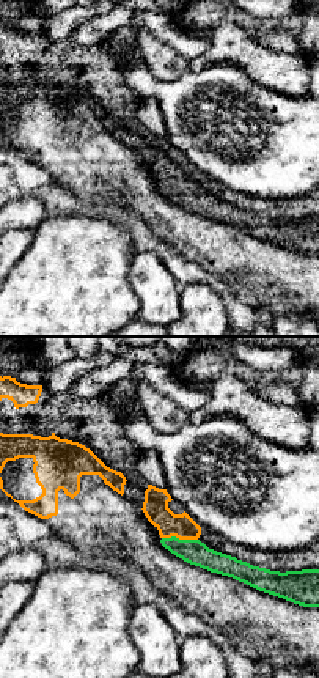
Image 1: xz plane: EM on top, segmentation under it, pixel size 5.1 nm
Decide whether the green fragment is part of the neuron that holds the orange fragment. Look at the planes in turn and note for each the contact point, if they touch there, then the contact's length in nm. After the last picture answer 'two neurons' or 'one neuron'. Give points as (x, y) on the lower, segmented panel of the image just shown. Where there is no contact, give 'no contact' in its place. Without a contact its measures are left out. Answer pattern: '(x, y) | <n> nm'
(179, 538) | 180 nm

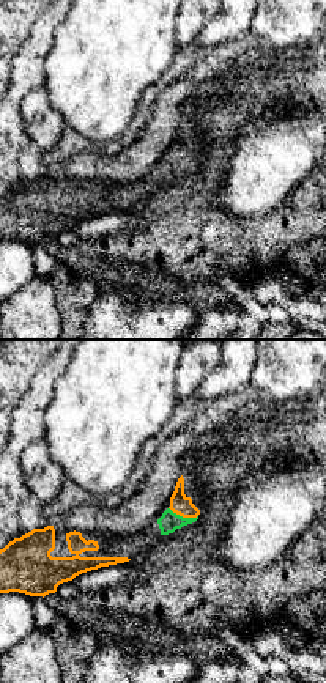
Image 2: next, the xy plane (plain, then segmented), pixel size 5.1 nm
(183, 516) | 160 nm

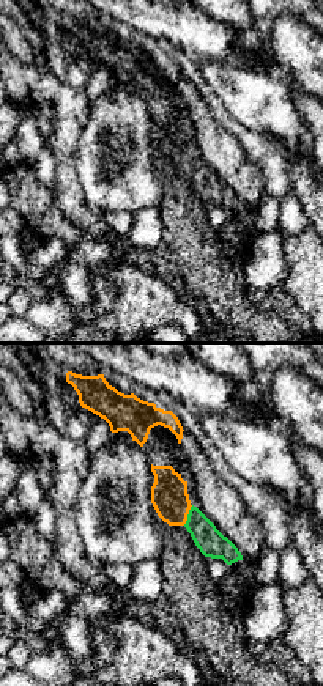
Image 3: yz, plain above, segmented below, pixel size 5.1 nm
(188, 513) | 120 nm

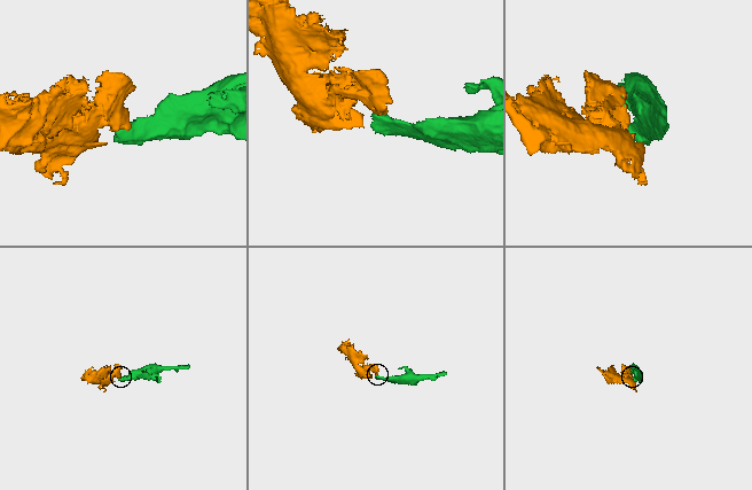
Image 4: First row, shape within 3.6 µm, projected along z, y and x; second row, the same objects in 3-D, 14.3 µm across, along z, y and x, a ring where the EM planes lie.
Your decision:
one neuron

